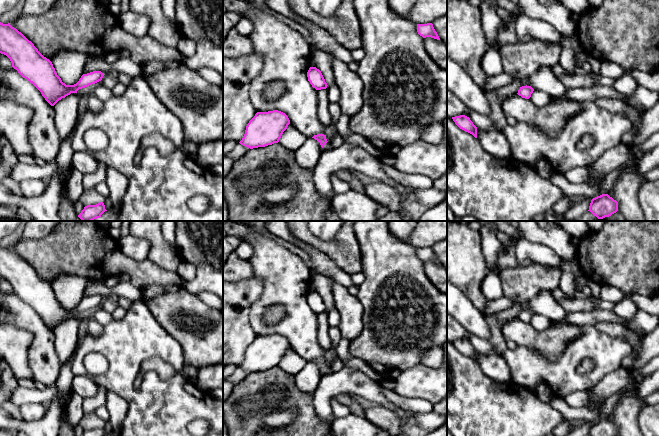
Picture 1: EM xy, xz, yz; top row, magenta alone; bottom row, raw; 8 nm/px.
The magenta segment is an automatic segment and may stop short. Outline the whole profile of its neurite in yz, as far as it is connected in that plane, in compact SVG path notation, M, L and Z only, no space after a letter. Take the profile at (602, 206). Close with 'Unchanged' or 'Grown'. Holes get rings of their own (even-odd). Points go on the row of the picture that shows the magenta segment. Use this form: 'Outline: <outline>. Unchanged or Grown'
Outline: M602 194L591 200L588 211L598 219L603 219L618 211L618 202L608 194Z. Unchanged

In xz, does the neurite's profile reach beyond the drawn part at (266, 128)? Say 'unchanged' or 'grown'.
unchanged

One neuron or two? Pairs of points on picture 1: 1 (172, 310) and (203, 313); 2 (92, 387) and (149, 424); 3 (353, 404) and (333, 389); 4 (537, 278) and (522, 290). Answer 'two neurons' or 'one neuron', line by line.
1: one neuron
2: two neurons
3: two neurons
4: one neuron

